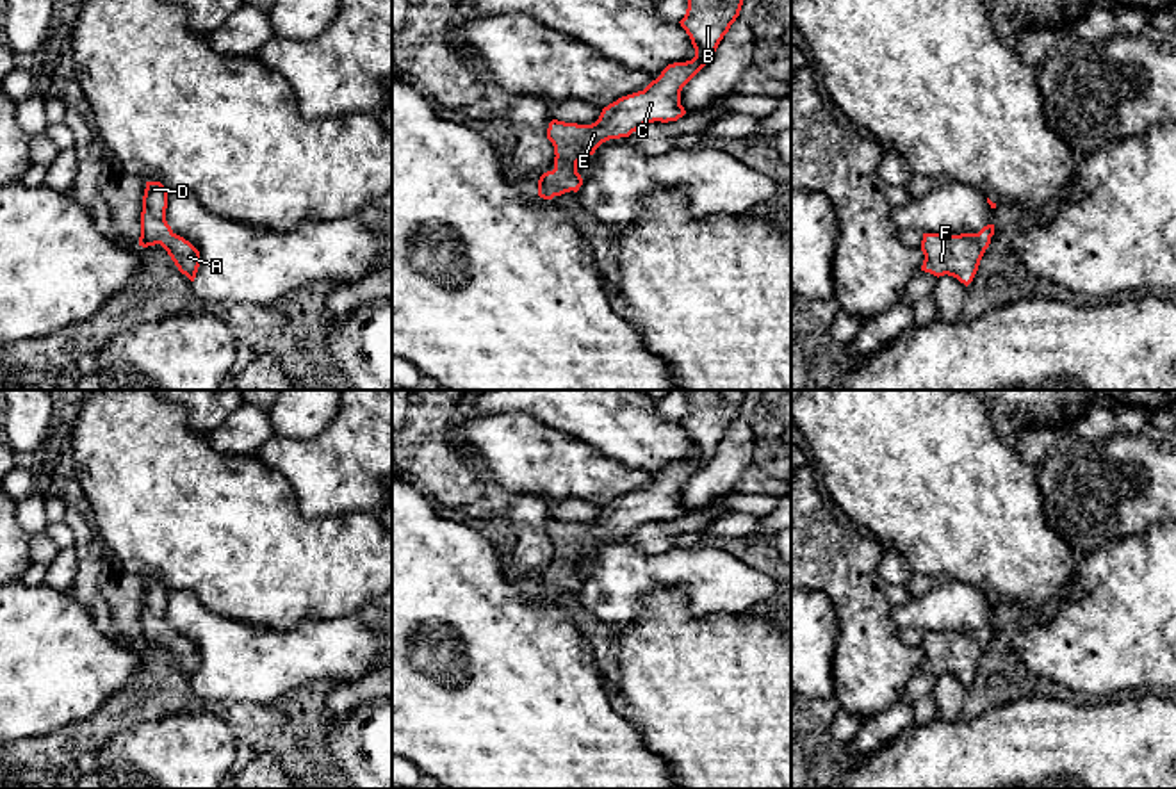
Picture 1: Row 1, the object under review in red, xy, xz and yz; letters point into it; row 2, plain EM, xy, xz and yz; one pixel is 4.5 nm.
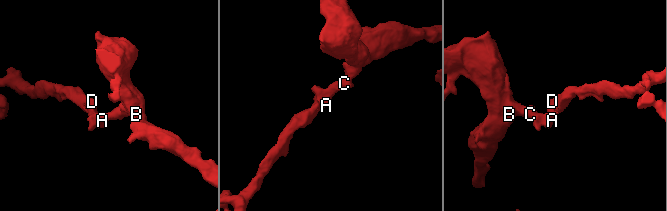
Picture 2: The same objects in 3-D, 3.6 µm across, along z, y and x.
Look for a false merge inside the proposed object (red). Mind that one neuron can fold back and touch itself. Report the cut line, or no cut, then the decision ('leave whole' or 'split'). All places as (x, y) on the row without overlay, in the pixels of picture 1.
no cut; leave whole

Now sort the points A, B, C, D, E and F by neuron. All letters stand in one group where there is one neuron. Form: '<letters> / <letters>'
A B C D E F

